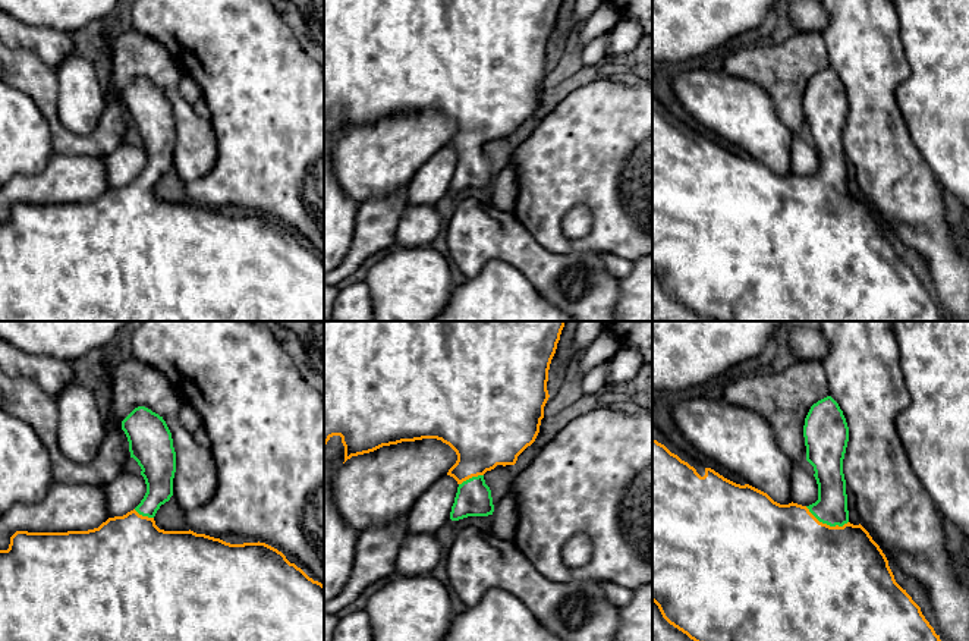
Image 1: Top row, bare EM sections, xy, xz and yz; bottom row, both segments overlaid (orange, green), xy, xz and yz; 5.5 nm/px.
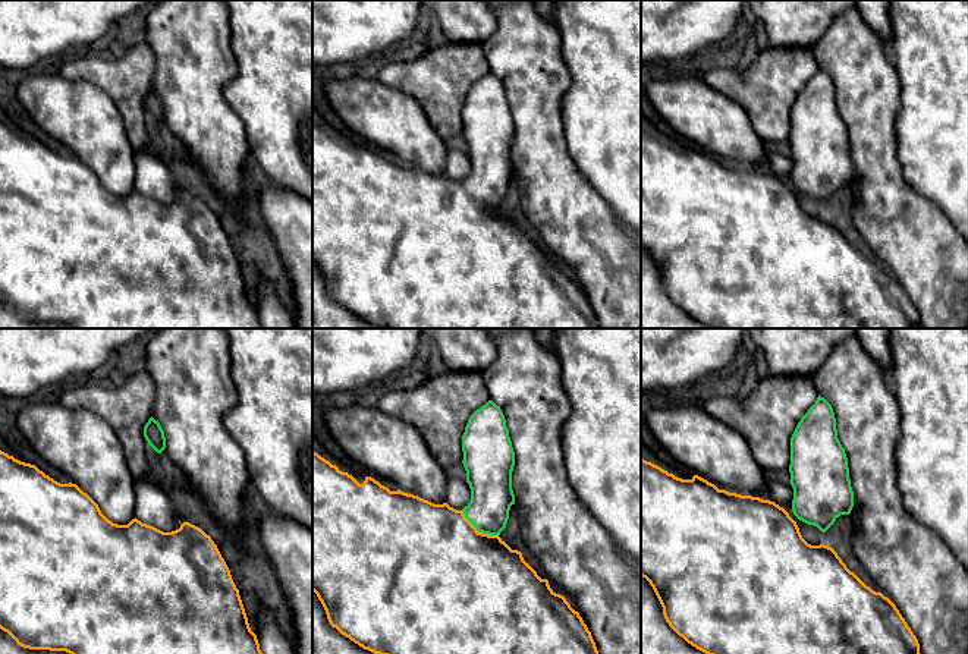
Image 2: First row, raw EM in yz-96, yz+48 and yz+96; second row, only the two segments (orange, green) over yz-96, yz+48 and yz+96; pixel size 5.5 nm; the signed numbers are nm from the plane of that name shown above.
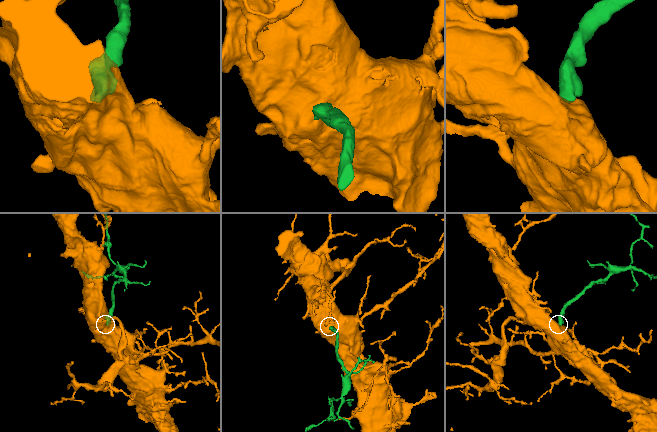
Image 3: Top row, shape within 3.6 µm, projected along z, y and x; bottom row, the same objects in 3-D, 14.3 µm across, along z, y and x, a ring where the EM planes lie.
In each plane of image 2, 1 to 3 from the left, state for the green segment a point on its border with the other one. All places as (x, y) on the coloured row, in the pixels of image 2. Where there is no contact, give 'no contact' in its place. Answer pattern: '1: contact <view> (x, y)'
1: no contact
2: contact yz+48 (477, 531)
3: no contact

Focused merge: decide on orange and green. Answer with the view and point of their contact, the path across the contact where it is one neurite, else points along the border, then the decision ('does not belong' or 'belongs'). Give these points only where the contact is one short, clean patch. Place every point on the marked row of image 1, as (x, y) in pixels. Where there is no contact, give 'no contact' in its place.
contact yz (826, 524); way yz (809, 566), (826, 524), (831, 506); belongs

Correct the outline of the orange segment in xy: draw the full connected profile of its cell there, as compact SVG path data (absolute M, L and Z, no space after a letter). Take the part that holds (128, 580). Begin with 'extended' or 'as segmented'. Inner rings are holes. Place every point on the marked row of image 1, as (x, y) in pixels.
extended | M145 406L135 408L123 421L122 430L125 431L129 442L130 458L133 458L141 466L141 475L147 484L147 493L141 503L123 516L108 518L98 528L88 531L67 531L67 532L28 532L16 531L10 537L10 544L7 550L0 550L0 641L324 641L324 585L318 581L309 578L301 568L290 563L286 556L277 549L265 543L243 543L230 544L220 538L214 538L205 534L196 534L194 531L164 531L155 525L154 516L161 505L170 500L173 496L173 478L176 472L176 452L173 447L172 433L158 414L152 412Z

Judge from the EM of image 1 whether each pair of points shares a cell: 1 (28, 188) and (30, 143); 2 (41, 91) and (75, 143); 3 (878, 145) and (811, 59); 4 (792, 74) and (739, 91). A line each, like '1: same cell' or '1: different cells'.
1: different cells
2: same cell
3: different cells
4: different cells

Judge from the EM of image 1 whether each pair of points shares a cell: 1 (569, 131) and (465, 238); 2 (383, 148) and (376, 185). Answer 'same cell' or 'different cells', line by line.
1: different cells
2: same cell

